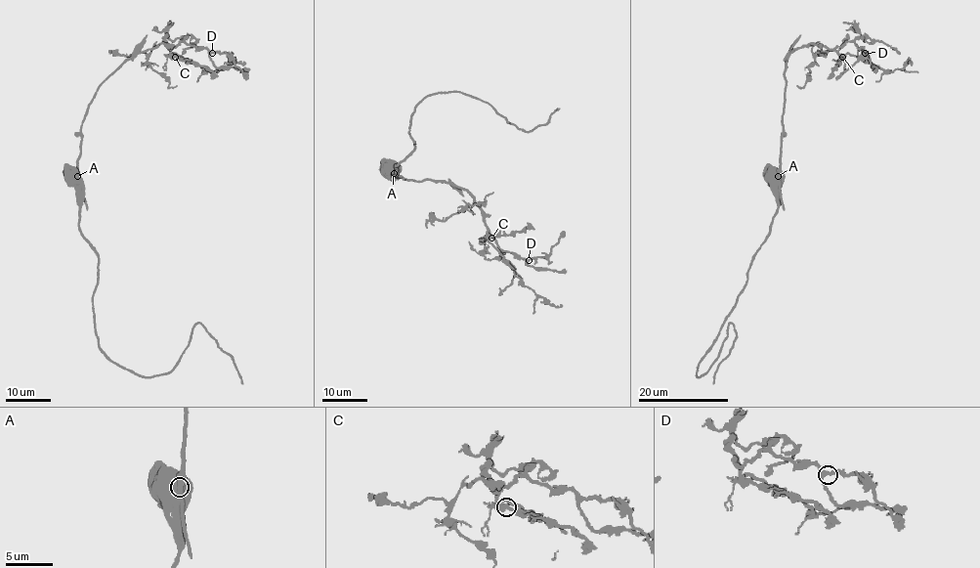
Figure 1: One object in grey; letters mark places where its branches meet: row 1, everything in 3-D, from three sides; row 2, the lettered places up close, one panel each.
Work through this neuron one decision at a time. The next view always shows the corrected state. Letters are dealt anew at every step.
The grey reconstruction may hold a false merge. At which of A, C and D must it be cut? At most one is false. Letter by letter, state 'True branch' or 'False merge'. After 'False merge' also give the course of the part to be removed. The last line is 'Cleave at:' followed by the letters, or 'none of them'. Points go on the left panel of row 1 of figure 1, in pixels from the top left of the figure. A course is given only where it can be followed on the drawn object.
A: False merge. Course of the part to remove: (77, 176), (88, 104), (125, 61), (162, 43), (171, 54), (206, 71), (243, 61)
C: True branch
D: True branch
Cleave at: A

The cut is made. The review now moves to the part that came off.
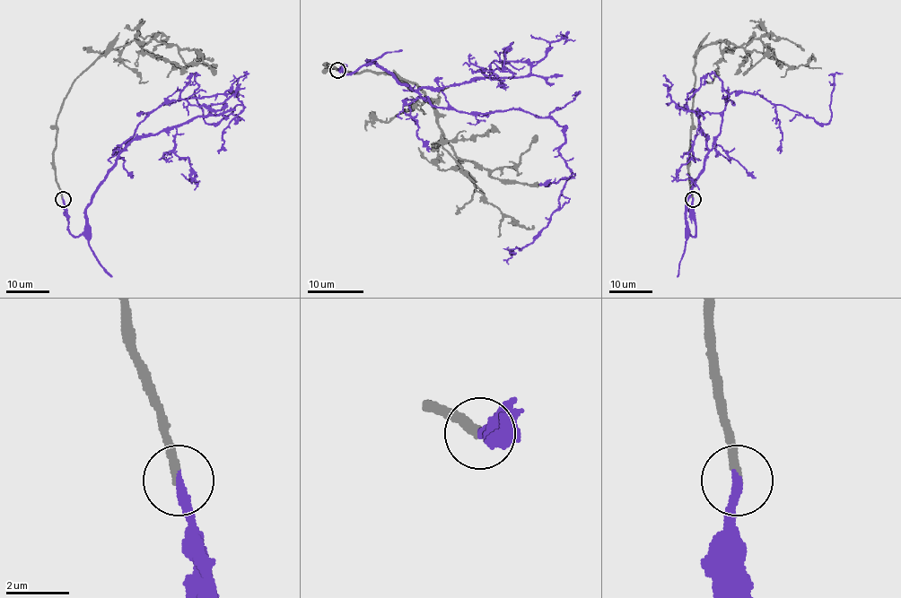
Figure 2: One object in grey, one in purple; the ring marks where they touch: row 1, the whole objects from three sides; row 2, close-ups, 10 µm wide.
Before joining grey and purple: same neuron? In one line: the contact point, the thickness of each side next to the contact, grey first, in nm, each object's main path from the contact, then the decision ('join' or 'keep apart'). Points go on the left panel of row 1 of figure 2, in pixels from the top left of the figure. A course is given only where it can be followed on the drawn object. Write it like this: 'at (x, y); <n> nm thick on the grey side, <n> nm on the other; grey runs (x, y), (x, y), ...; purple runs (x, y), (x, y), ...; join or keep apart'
at (63, 199); 240 nm thick on the grey side, 280 nm on the other; grey runs (62, 199), (54, 161), (56, 116), (72, 83), (99, 57), (134, 40), (143, 51), (176, 67), (212, 57); purple runs (62, 199), (67, 230), (79, 236), (98, 185), (152, 112), (234, 91), (241, 103), (207, 124), (193, 73); join

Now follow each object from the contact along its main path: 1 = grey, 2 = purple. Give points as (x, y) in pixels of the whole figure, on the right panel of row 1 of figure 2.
1: (693, 199), (688, 161), (694, 57), (702, 47), (721, 40), (794, 67), (816, 59), (812, 57)
2: (693, 199), (695, 236), (686, 204), (719, 134), (723, 97), (748, 91), (827, 124), (834, 75), (842, 73)

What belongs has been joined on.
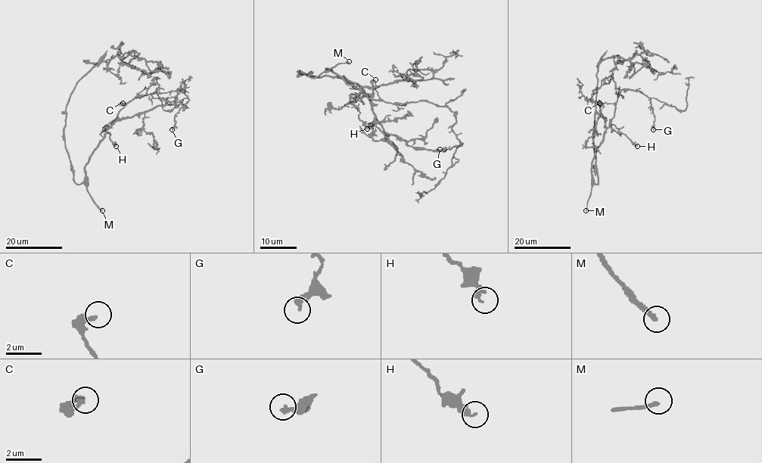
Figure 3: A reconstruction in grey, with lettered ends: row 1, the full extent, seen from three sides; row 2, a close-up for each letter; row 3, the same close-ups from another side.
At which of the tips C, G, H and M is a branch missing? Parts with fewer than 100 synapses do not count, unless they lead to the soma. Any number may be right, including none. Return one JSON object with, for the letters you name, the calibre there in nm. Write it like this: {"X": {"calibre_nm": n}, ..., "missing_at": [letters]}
{"M": {"calibre_nm": 240}, "missing_at": ["M"]}

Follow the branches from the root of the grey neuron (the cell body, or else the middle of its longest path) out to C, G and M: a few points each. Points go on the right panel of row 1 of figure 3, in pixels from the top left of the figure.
C: (591, 175), (591, 163), (595, 150), (614, 116), (615, 107), (613, 104), (599, 103)
G: (591, 175), (595, 150), (614, 116), (618, 97), (616, 93), (632, 89), (649, 97), (654, 117), (653, 129)
M: (591, 175), (592, 187), (586, 210)

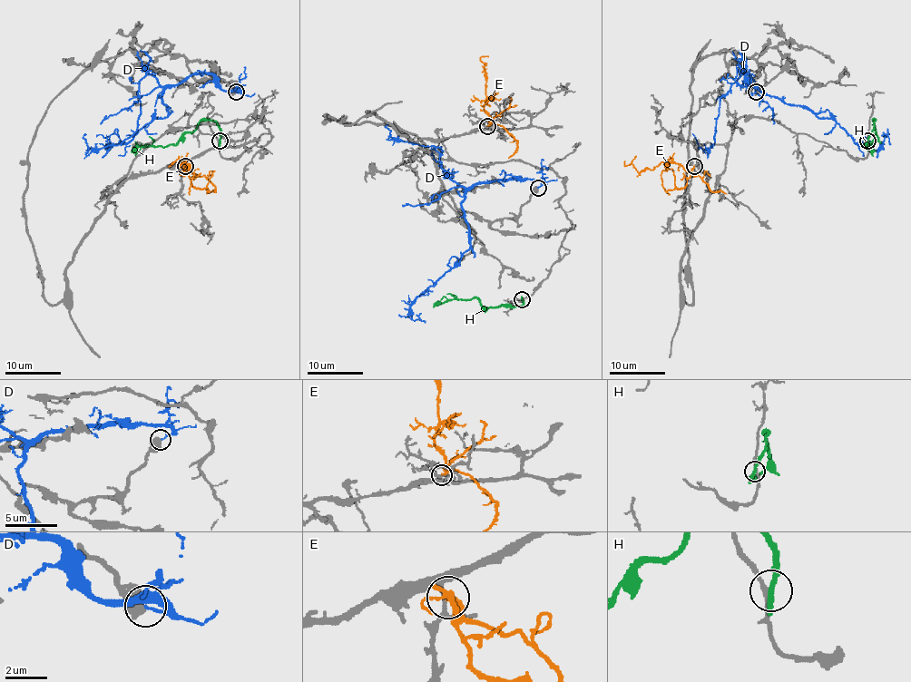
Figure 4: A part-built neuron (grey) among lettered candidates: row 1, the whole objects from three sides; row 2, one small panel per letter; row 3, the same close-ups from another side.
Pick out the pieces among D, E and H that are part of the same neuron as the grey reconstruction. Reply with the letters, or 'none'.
none

